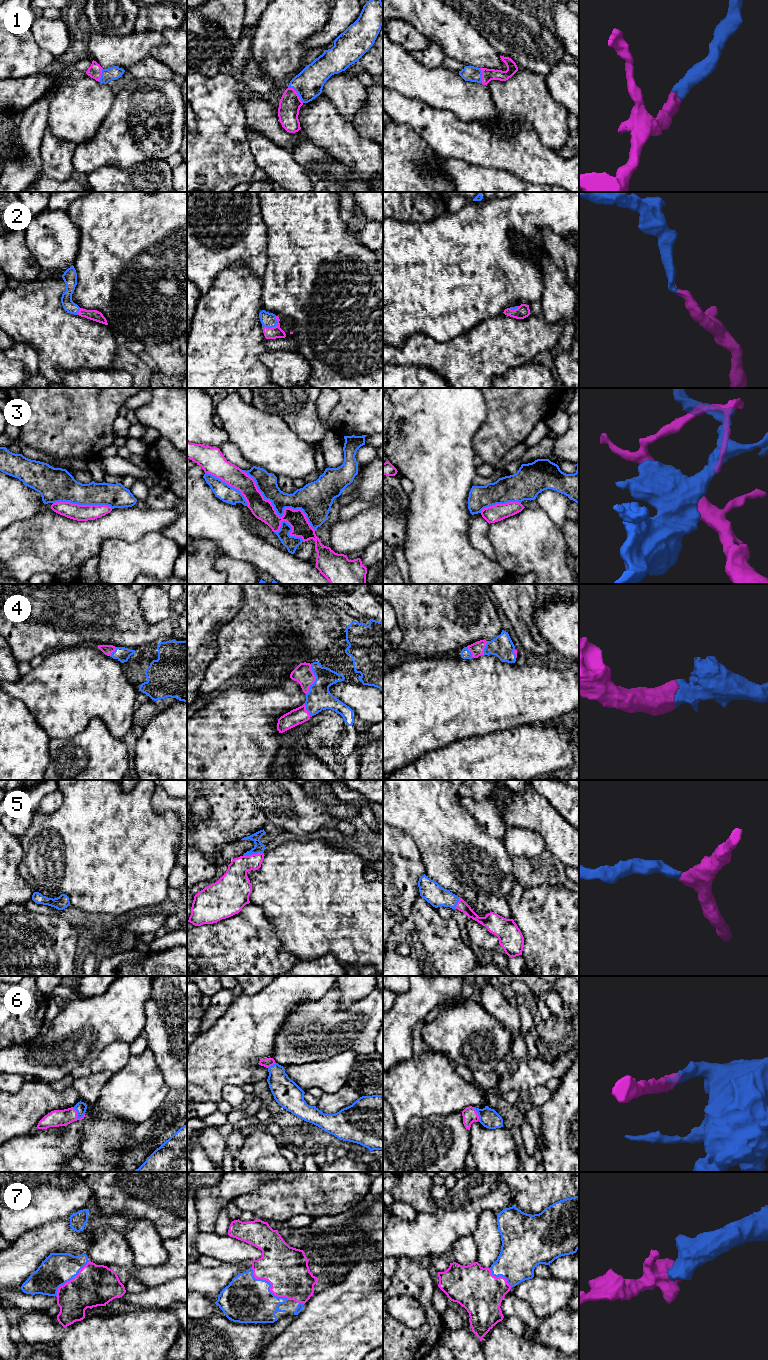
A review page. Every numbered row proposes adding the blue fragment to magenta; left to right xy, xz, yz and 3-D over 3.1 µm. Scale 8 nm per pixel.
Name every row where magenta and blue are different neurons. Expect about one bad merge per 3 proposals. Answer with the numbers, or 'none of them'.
3

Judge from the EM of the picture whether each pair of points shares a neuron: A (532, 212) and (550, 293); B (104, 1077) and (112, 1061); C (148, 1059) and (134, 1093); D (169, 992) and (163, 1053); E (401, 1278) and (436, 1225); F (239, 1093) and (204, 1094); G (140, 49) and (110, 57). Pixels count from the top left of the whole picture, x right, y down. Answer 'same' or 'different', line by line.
A: different
B: different
C: same
D: same
E: different
F: different
G: same

